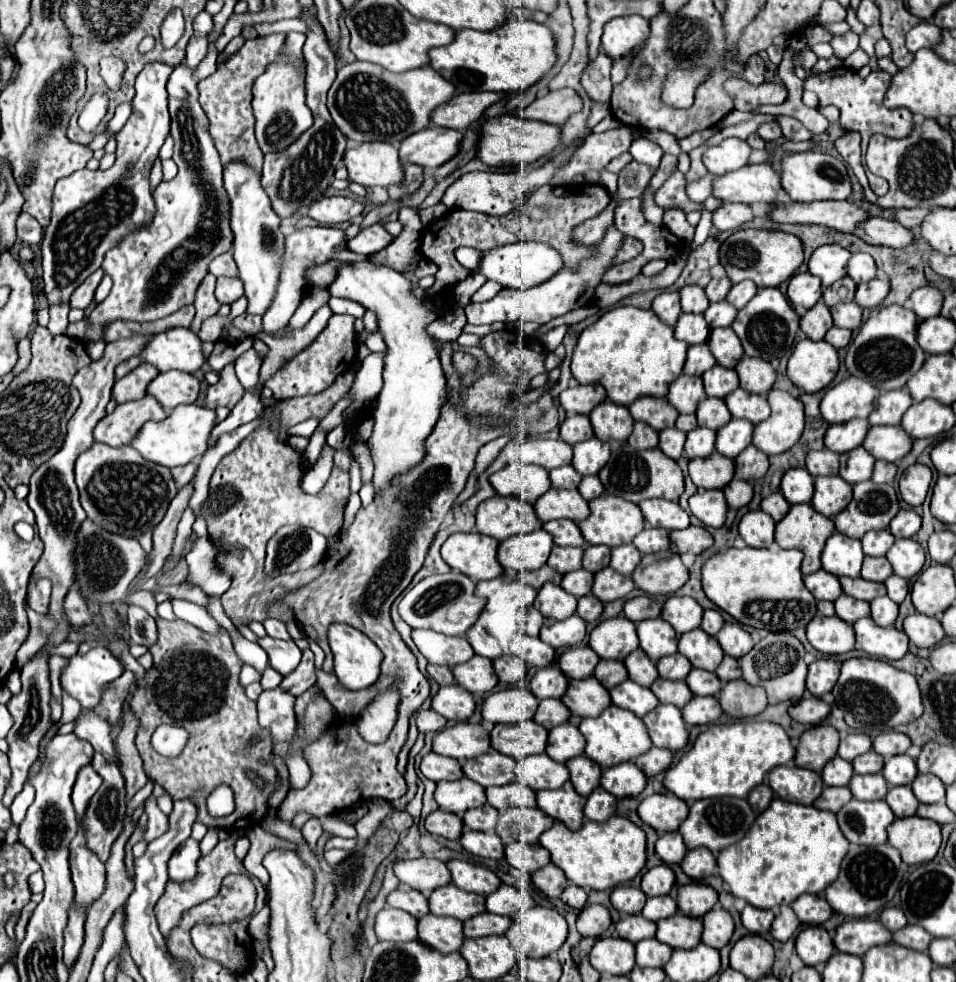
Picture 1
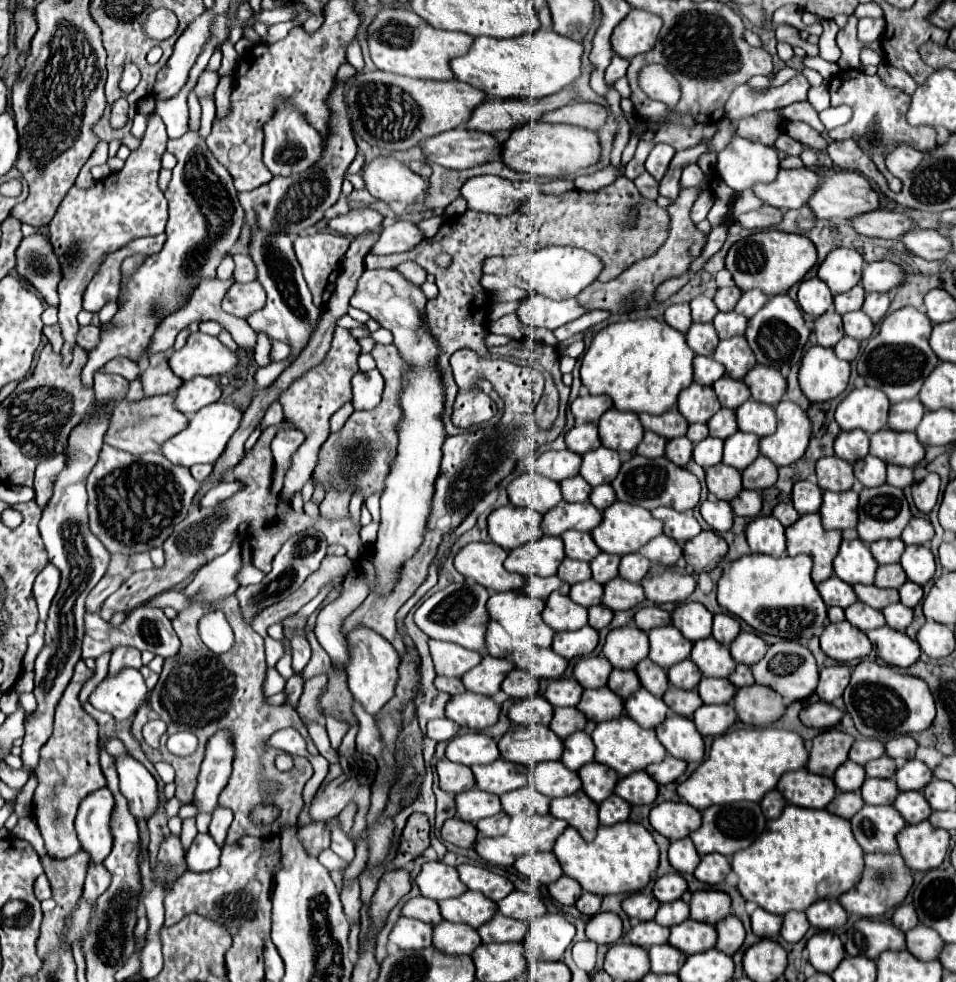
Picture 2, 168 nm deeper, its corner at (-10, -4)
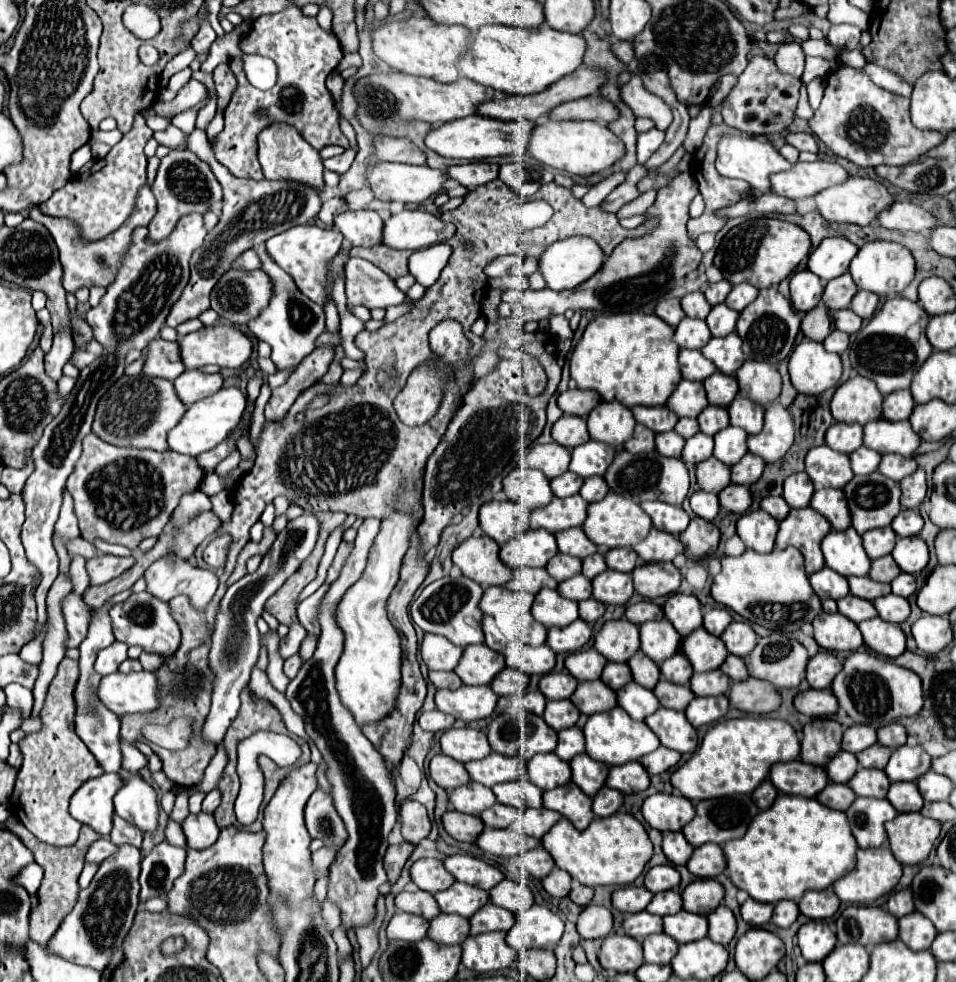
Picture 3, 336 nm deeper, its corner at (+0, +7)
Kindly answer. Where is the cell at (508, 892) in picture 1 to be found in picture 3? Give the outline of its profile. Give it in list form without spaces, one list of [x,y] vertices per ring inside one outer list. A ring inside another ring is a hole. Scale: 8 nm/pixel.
[[[504,878],[500,884],[496,884],[490,890],[490,902],[496,906],[508,908],[515,917],[515,914],[524,912],[526,908],[530,908],[534,904],[534,896],[528,886]]]

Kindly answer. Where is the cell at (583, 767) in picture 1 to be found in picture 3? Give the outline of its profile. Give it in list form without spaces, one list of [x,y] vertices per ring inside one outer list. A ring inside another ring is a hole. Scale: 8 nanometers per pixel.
[[[578,754],[576,758],[572,758],[570,768],[572,768],[572,780],[588,796],[594,796],[604,786],[610,770],[606,764],[592,760],[588,754]]]

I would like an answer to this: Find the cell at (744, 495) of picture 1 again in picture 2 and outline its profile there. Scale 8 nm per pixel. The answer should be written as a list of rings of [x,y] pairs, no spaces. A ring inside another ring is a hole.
[[[742,491],[734,501],[730,501],[734,515],[738,517],[758,517],[762,509],[762,497],[758,491]]]

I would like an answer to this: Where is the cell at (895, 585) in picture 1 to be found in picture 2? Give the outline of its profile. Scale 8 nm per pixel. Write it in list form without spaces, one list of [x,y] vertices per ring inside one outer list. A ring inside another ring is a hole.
[[[906,581],[898,591],[900,591],[900,603],[904,603],[906,607],[916,607],[922,599],[922,587],[912,581]]]

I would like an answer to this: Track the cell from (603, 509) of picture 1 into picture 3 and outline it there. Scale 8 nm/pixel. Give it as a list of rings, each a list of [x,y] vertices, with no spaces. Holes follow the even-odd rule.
[[[608,492],[602,500],[588,504],[588,518],[584,522],[584,532],[586,536],[600,548],[600,550],[610,550],[610,548],[620,548],[620,546],[634,546],[636,542],[644,540],[648,530],[652,528],[650,516],[640,508],[640,504],[622,498],[616,492]]]

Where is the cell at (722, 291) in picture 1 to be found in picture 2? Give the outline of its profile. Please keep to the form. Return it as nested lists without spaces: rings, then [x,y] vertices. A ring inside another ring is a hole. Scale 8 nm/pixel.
[[[724,287],[724,289],[718,289],[716,295],[714,295],[714,303],[720,311],[732,311],[740,299],[742,291],[738,287]]]

